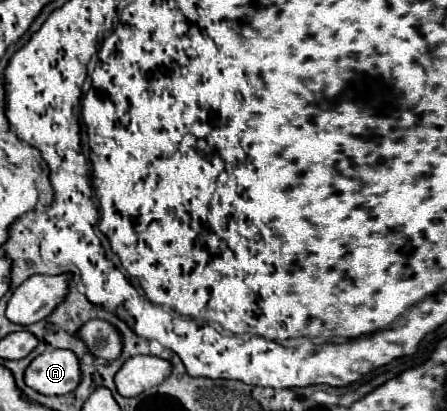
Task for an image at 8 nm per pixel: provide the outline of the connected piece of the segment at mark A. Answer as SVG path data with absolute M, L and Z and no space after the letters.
M46 350L26 368L26 384L42 394L68 394L80 384L80 360L72 350Z

